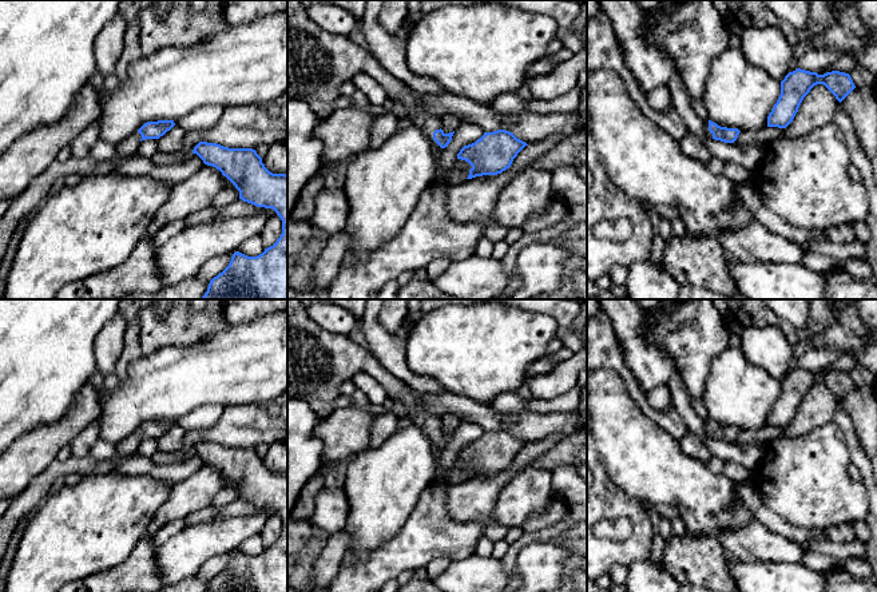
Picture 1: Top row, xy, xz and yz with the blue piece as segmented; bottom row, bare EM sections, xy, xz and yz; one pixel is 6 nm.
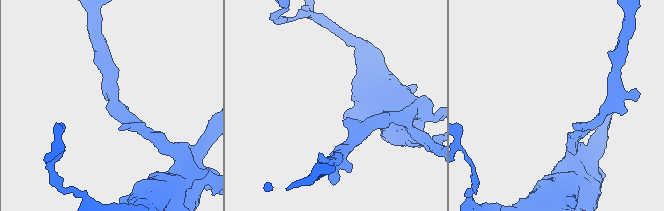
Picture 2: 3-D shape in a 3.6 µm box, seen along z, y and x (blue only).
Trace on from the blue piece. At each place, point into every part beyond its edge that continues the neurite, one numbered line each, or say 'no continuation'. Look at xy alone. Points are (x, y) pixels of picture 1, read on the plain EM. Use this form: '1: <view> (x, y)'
1: xy (127, 447)

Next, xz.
1: xz (320, 361)

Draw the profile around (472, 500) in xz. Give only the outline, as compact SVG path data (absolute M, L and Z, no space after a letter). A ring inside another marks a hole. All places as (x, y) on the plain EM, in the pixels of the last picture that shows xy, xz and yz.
M512 466L507 468L497 474L483 474L465 481L457 485L449 485L447 489L447 510L448 516L453 521L480 521L485 525L485 536L493 543L504 540L508 529L500 527L499 524L491 520L491 514L495 506L495 501L501 492L501 489L520 472L521 469L515 469Z

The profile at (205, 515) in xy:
M202 509L202 510L195 510L193 513L190 513L186 519L184 523L186 525L190 524L197 524L197 523L203 523L203 521L209 521L213 520L218 516L215 509Z

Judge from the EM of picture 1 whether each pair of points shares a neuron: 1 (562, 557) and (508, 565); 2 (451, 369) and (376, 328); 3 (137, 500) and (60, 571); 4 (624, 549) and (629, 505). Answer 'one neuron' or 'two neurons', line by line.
1: two neurons
2: two neurons
3: one neuron
4: one neuron

